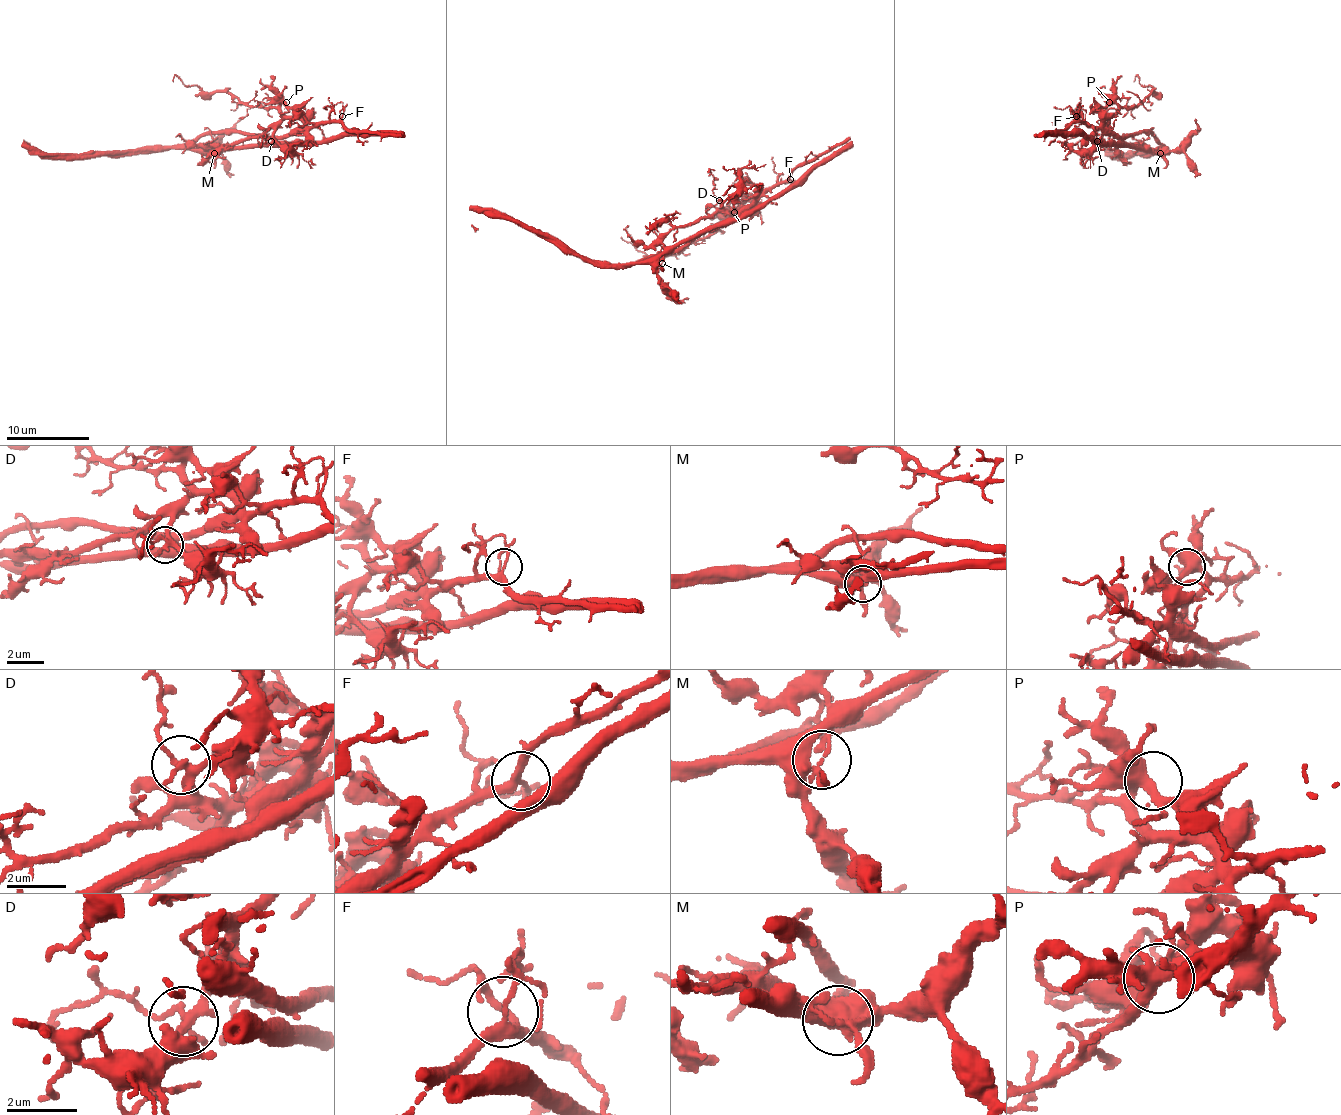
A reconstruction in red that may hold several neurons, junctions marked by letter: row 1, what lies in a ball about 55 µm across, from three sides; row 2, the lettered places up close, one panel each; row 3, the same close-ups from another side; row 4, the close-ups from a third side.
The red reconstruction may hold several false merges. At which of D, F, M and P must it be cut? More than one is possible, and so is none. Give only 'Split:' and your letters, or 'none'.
Split: M

